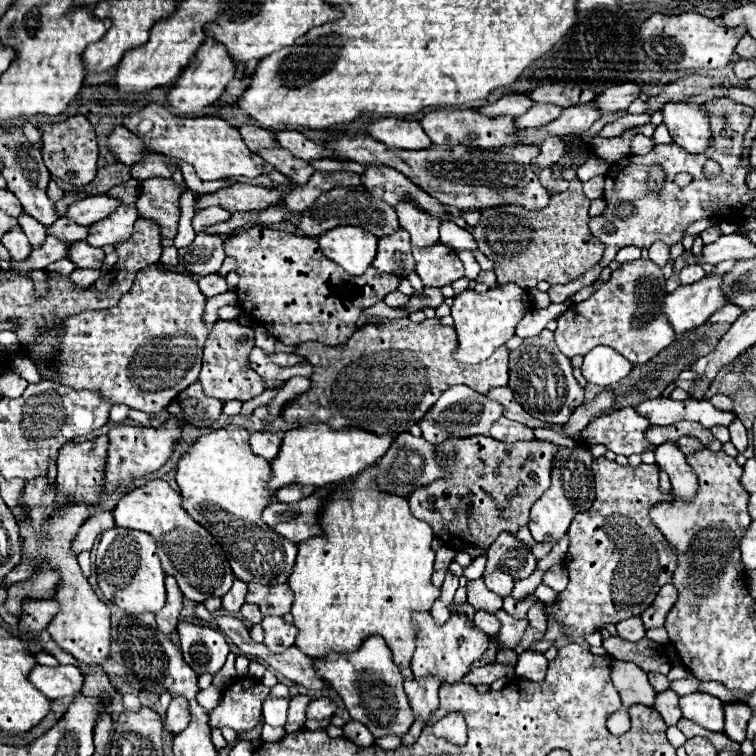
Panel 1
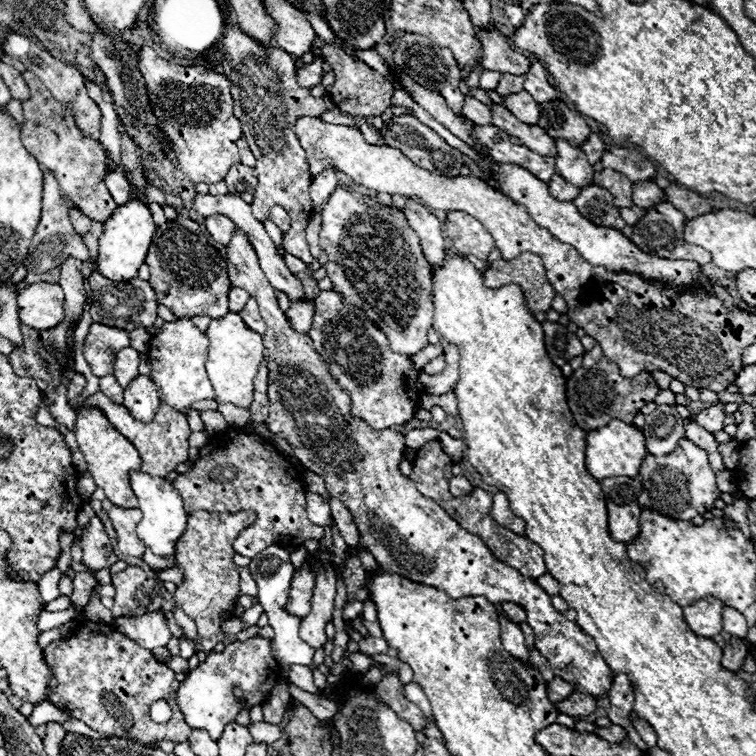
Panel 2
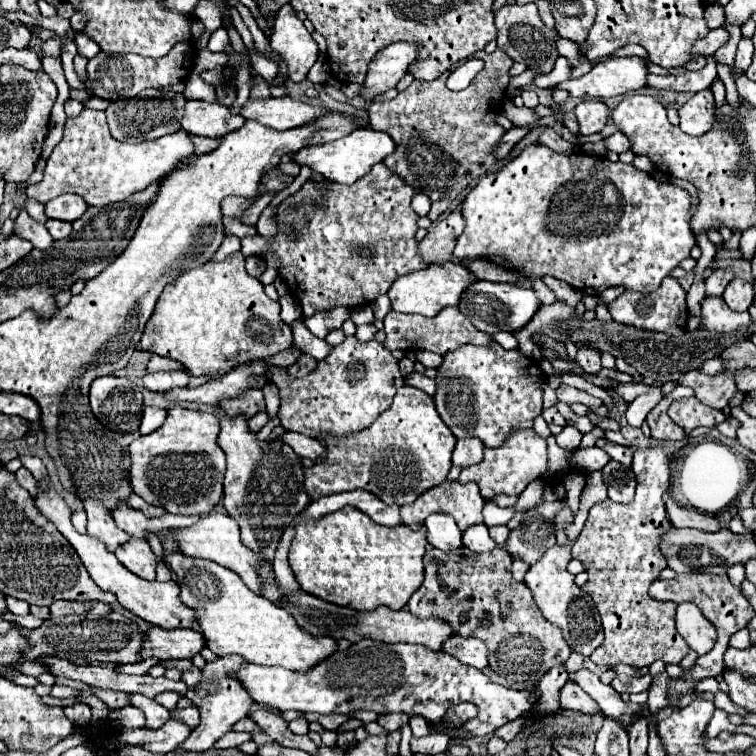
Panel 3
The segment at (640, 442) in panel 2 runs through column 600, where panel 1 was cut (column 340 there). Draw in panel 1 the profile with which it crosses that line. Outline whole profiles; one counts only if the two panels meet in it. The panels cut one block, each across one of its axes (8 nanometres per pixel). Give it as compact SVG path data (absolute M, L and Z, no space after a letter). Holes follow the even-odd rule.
M308 424L284 434L282 446L272 462L272 480L268 488L278 490L286 484L312 484L316 488L358 476L368 466L376 464L392 446L392 436L376 436L360 428L328 428L328 424Z

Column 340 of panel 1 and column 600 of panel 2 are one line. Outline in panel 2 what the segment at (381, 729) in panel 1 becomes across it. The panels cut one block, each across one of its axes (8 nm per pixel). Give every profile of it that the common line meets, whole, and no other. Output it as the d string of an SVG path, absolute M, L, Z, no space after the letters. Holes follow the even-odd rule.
M236 230L230 244L226 246L226 258L228 258L230 284L236 288L244 288L258 302L260 314L264 316L264 322L266 322L266 332L262 336L266 354L270 356L272 362L276 362L276 364L268 364L270 414L266 418L266 426L270 432L274 432L276 436L284 438L290 444L294 456L308 470L312 470L314 474L324 478L330 496L344 502L344 506L350 510L350 514L358 526L358 532L360 532L358 546L364 546L374 556L374 560L378 562L378 566L384 572L400 574L400 576L404 576L412 582L424 584L424 586L434 586L438 590L448 592L452 598L484 596L492 604L516 602L516 604L524 606L528 612L528 624L532 626L534 636L536 636L534 646L544 658L548 658L554 676L570 682L576 692L592 694L594 698L606 696L612 686L614 672L610 670L610 666L598 652L592 636L588 636L584 630L580 630L580 626L576 626L562 612L558 612L552 606L550 596L546 594L546 590L540 584L536 584L530 578L524 578L518 570L496 560L478 536L468 534L464 528L460 528L436 502L422 496L410 478L402 476L402 472L398 468L400 458L406 450L402 432L392 430L392 428L374 430L362 418L352 416L350 396L330 376L328 364L312 348L312 340L308 338L308 334L300 334L290 326L286 314L278 306L274 288L270 286L268 278L264 276L264 272L258 264L258 256L256 256L254 248L250 246L250 242L246 240L246 236L240 230Z

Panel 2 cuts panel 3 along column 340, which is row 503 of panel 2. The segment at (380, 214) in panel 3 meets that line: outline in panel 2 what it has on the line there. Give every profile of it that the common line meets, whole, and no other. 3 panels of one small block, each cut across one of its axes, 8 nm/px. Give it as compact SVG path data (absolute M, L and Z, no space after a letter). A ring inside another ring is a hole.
M228 428L220 436L214 436L212 446L200 448L200 456L192 470L178 474L172 486L180 492L188 514L196 510L206 512L238 512L254 510L258 520L252 528L246 528L233 542L233 549L242 556L256 556L272 544L286 544L288 548L300 548L306 540L324 536L324 528L316 526L306 516L306 490L292 464L268 446L256 434L242 432L240 428Z

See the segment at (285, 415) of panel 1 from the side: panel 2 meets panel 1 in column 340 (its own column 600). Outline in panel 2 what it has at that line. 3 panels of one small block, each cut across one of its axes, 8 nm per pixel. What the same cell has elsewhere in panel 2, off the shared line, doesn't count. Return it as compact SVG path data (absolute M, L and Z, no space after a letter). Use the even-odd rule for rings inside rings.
M598 344L592 350L584 352L582 366L566 378L568 406L572 410L576 424L586 432L602 428L614 418L618 418L626 424L632 424L632 420L640 412L640 408L646 402L654 400L656 394L658 394L658 384L652 378L652 374L640 372L634 378L624 378L620 374L620 368L602 354L602 348Z

